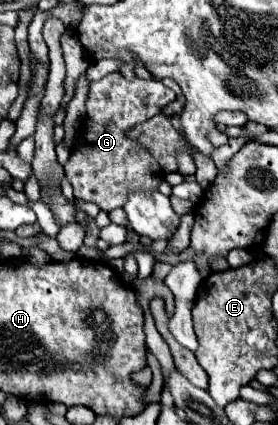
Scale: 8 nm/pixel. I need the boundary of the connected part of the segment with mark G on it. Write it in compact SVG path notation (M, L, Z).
M110 73L100 81L90 83L86 99L86 129L64 165L66 177L74 187L74 197L92 201L102 211L112 211L126 203L130 189L156 189L164 179L164 171L148 149L128 137L128 131L158 115L162 107L174 99L176 93L158 79L126 79L122 73Z

